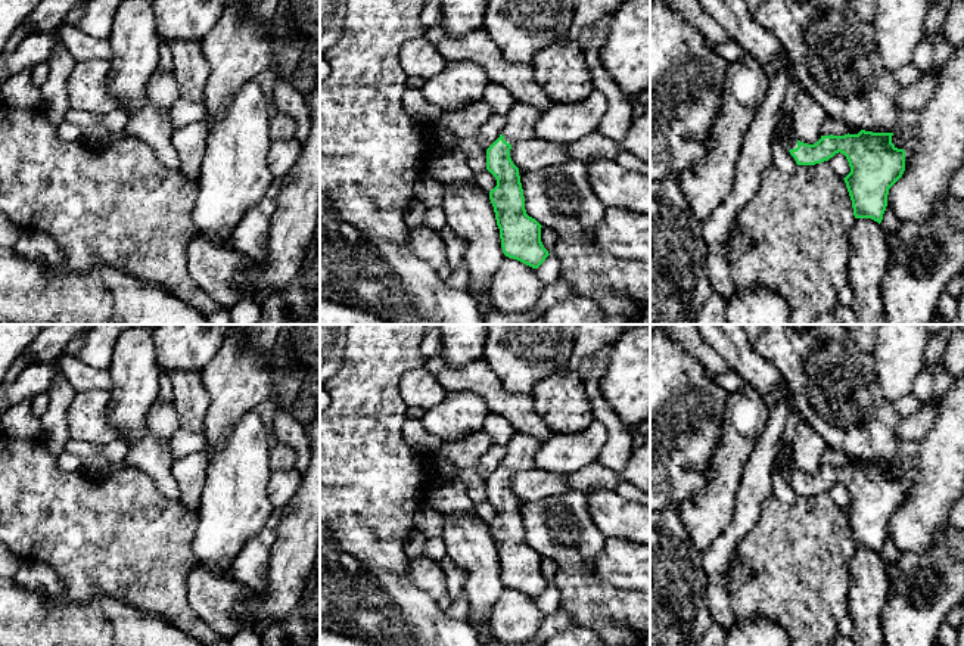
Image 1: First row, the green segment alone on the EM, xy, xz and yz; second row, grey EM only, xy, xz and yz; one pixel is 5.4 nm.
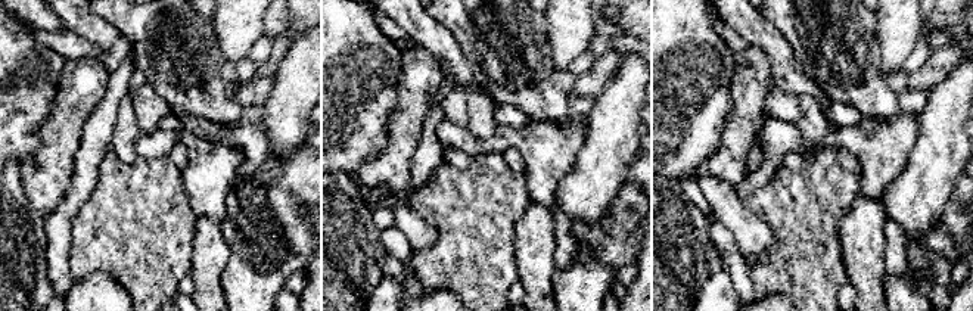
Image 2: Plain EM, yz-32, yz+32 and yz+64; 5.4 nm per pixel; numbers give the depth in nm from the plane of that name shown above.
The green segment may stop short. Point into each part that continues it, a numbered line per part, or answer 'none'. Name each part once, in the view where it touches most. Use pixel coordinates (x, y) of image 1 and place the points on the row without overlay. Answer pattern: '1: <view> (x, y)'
1: yz (789, 472)

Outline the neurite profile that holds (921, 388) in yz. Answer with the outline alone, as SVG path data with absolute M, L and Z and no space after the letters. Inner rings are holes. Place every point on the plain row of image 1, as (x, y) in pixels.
M924 369L912 383L911 394L917 397L921 403L930 400L933 389L933 378L935 375Z

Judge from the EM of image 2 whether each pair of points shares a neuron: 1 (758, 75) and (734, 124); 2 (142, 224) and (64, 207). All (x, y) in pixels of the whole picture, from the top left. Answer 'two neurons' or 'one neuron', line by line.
1: one neuron
2: two neurons

